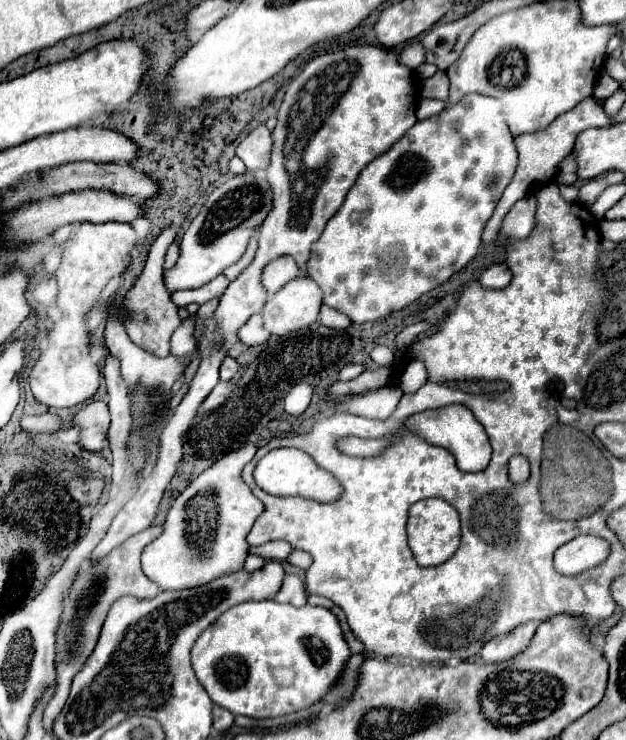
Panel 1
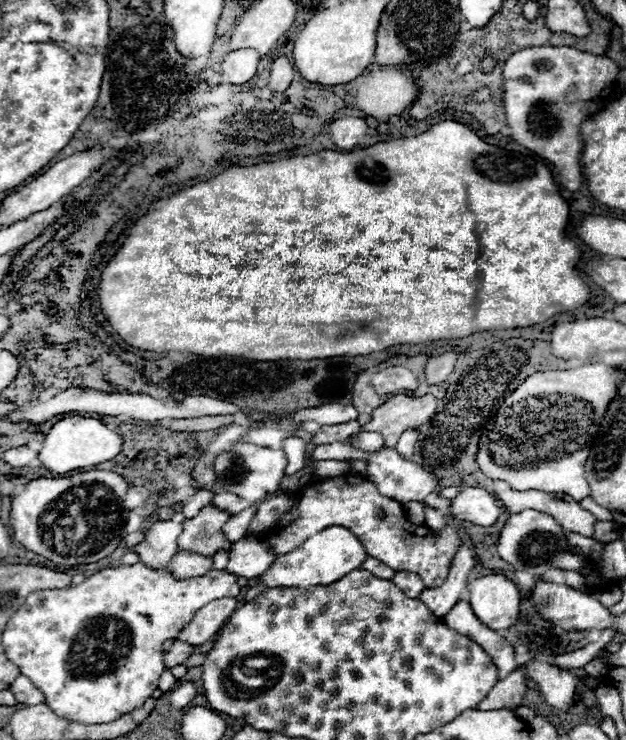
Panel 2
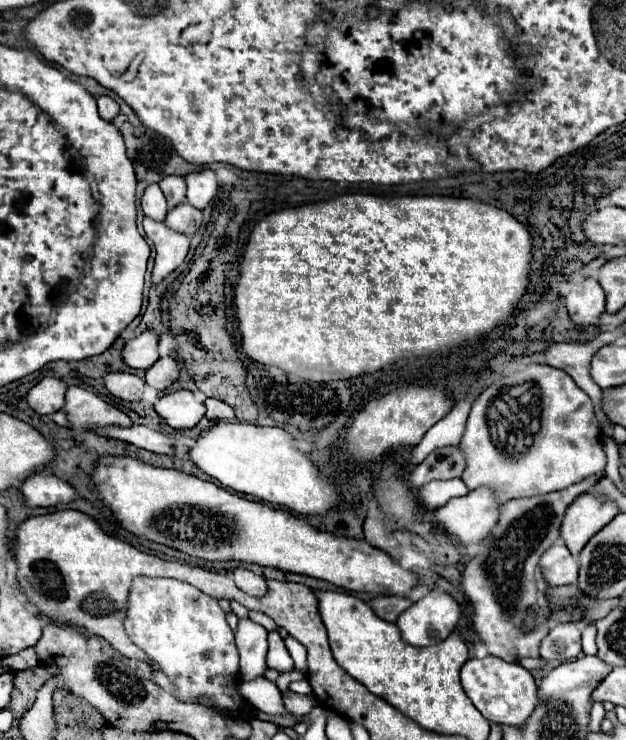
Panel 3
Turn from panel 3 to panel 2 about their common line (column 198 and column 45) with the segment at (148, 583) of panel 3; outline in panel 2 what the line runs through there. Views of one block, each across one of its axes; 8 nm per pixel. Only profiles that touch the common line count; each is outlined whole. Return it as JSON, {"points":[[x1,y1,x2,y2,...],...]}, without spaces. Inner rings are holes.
{"points":[[134,564,134,566,118,566,118,568,104,568,100,570,98,574,86,578,80,586,74,586,74,588,64,588,64,590,38,590,38,592,32,592,26,602,16,610,14,618,8,620,6,628,4,628,4,634,2,634,2,644,4,644,4,650,6,650,6,656,20,668,20,672,24,676,28,676,34,686,44,694,44,704,48,704,52,708,52,712,56,712,58,716,64,716,66,720,72,720,72,722,78,722,78,724,106,724,106,722,112,722,112,720,118,720,120,716,136,710,140,704,144,704,146,698,152,696,152,692,158,688,158,680,160,680,160,674,166,670,164,668,164,662,162,662,162,644,164,640,170,640,170,638,178,638,178,632,180,628,194,616,194,612,198,608,202,608,204,604,212,602,212,600,220,600,220,598,232,598,232,596,238,596,240,594,240,586,236,582,236,576,232,574,226,574,222,570,212,570,208,572,206,576,198,576,198,578,186,578,186,580,176,580,172,578,166,568,160,568,160,570,150,570,146,568,144,564]]}

